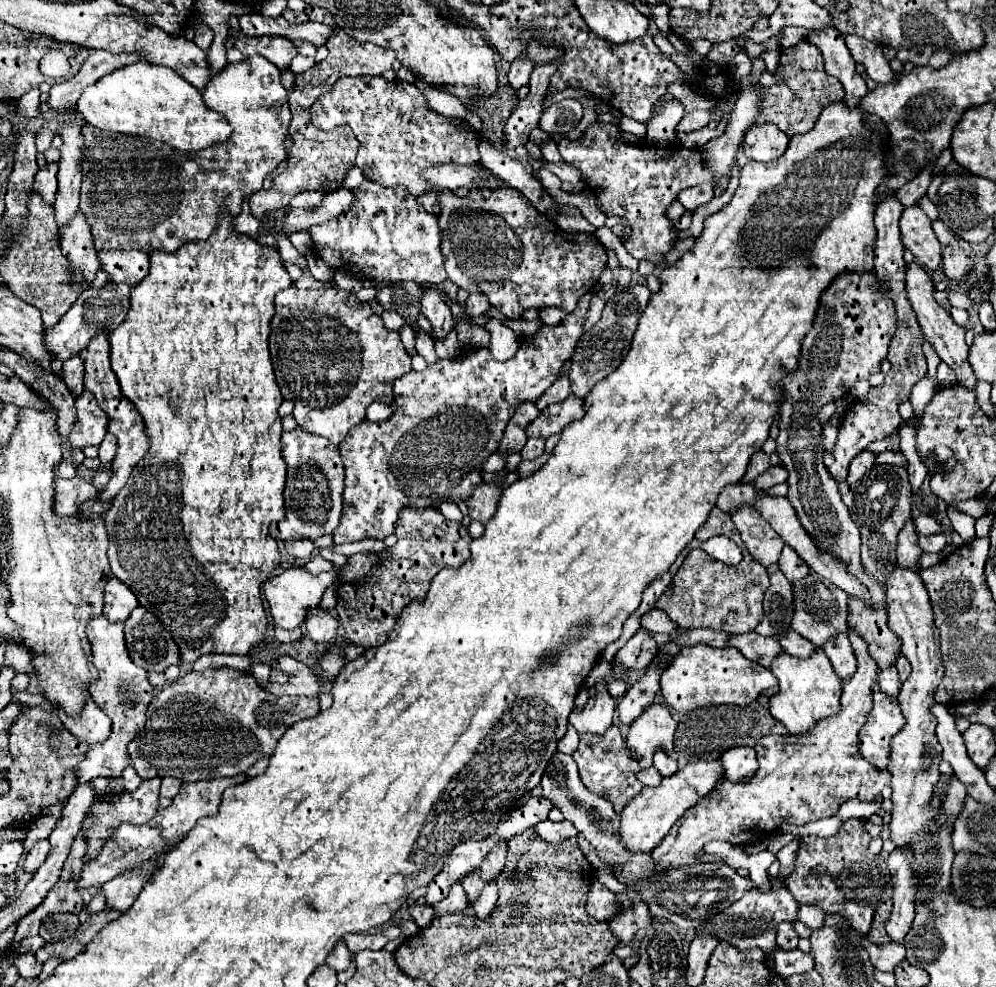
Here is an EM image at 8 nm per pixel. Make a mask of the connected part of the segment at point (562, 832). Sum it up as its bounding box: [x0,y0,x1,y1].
[534,820,578,844]

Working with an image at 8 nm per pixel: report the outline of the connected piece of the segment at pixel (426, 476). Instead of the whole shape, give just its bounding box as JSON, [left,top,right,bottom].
[334,292,594,542]

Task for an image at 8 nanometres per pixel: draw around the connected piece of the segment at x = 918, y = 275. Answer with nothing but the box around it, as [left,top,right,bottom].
[906,262,976,388]

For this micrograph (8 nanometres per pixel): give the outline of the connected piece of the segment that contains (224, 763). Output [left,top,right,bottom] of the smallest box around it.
[128,666,318,782]

